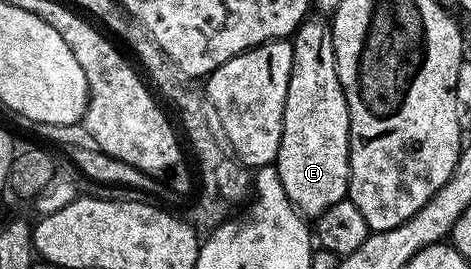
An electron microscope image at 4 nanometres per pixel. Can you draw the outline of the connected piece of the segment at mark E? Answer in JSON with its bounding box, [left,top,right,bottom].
[275,16,349,219]

